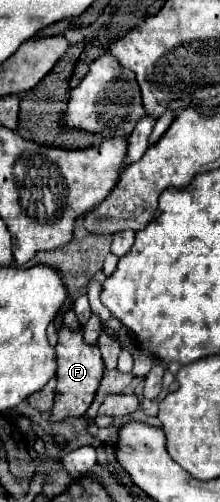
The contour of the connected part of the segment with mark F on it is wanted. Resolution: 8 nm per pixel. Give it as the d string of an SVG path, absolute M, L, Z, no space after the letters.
M61 326L59 342L55 350L57 350L57 388L55 388L55 404L49 414L49 422L59 422L67 416L83 416L95 398L95 392L99 388L105 370L97 344L87 344L83 340L81 328L71 330L67 326Z

